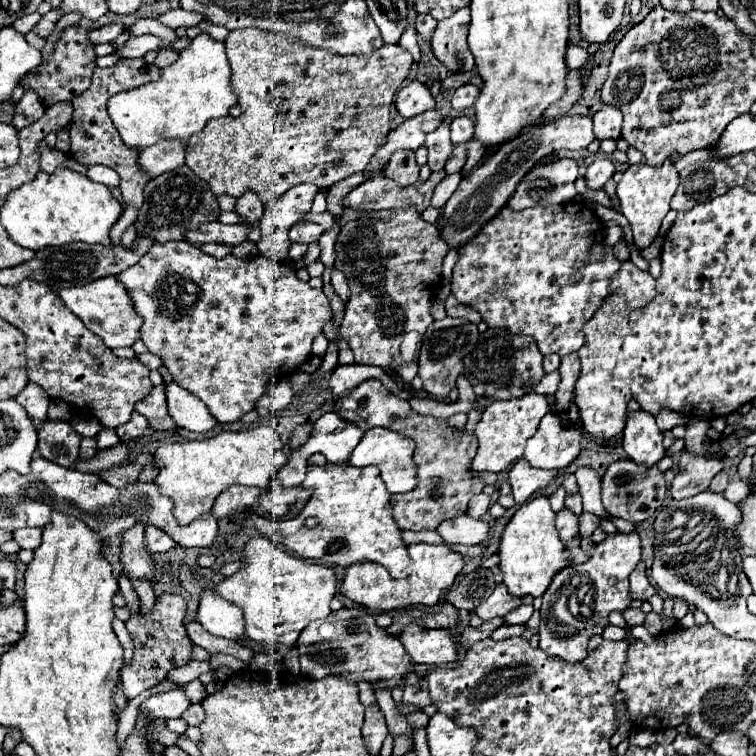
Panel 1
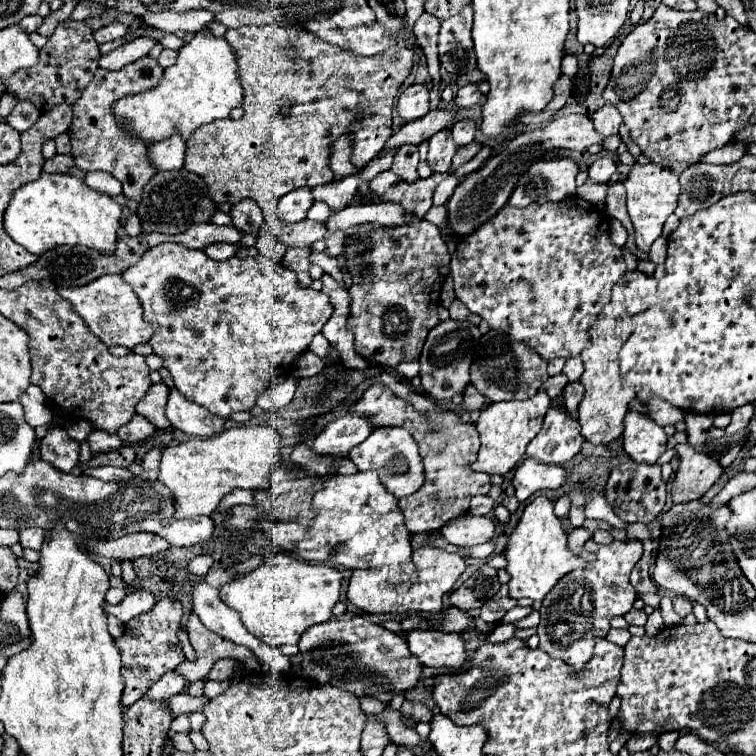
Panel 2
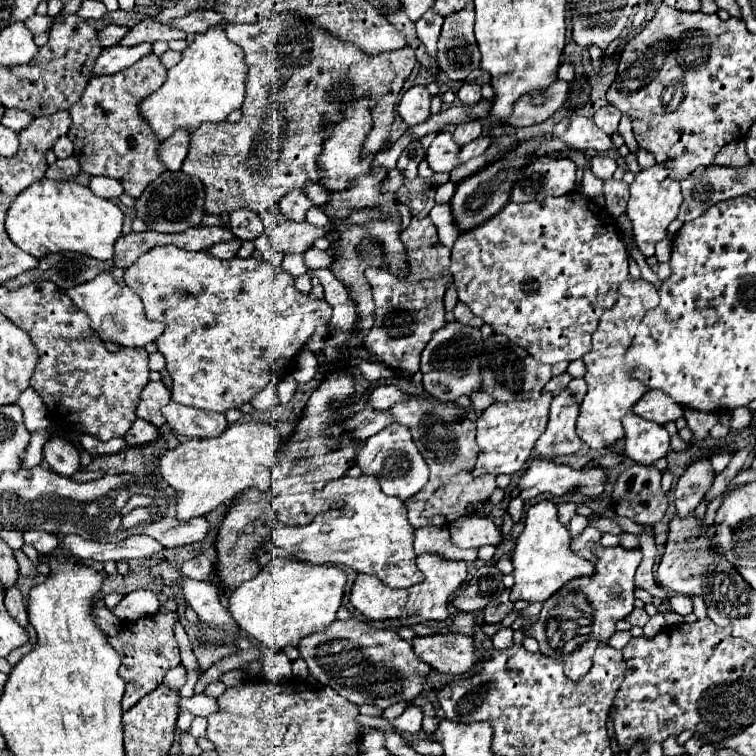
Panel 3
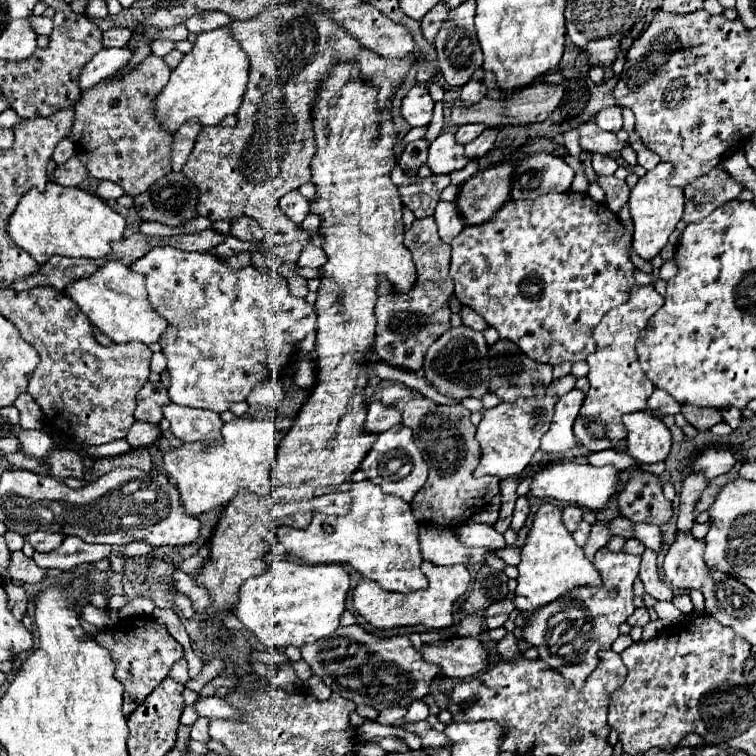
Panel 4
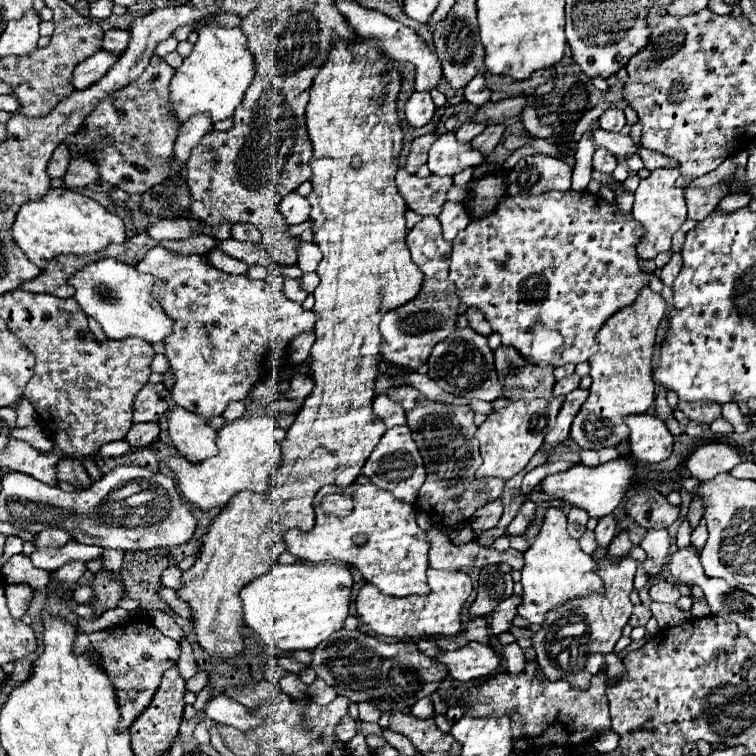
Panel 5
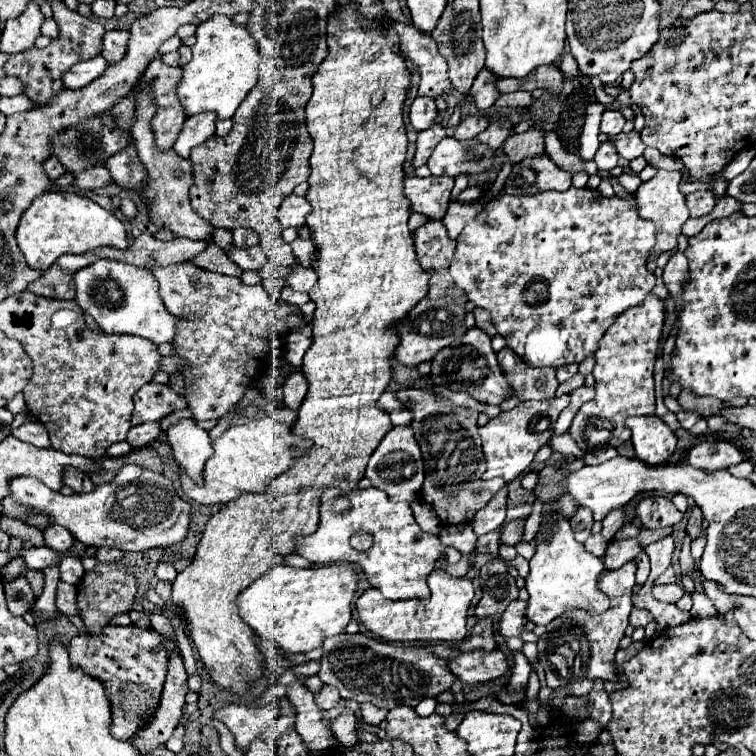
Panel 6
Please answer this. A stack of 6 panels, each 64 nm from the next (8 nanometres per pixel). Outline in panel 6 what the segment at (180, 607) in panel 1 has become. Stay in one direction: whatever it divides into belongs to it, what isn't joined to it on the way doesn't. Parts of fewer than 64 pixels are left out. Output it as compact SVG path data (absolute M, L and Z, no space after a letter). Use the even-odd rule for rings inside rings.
M106 626L102 634L78 634L72 638L68 656L72 666L80 666L88 676L104 684L112 708L110 734L118 740L132 742L136 732L144 728L152 712L156 712L156 704L160 704L168 672L168 654L160 634L154 630L140 630L138 626Z

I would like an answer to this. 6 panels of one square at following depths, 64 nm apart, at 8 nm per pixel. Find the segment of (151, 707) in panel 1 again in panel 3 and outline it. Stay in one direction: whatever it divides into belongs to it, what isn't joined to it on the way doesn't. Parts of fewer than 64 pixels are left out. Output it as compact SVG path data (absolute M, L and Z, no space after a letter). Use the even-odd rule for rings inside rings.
M196 694L192 698L182 698L180 710L188 710L194 716L210 716L212 712L218 712L218 702L206 694Z

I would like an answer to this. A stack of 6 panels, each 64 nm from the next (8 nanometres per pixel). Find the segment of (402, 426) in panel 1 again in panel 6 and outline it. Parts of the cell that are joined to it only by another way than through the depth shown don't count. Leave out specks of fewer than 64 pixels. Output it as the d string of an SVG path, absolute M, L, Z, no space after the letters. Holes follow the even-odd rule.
M400 390L398 398L404 400L406 408L412 408L414 422L412 430L416 442L422 448L424 464L426 464L426 480L422 486L422 500L430 504L440 522L444 526L452 524L466 524L474 518L474 514L488 504L488 500L506 484L500 478L482 480L480 474L484 472L484 452L482 440L478 436L478 412L470 408L454 408L446 406L444 398L436 396L432 390ZM450 420L450 426L444 424ZM452 426L456 430L452 430Z

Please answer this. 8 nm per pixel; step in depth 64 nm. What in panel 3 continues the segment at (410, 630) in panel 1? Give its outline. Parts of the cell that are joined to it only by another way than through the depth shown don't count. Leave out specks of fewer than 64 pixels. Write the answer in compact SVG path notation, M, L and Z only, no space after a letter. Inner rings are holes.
M436 634L428 638L414 638L412 646L420 660L444 674L466 674L478 662L474 640L462 634Z

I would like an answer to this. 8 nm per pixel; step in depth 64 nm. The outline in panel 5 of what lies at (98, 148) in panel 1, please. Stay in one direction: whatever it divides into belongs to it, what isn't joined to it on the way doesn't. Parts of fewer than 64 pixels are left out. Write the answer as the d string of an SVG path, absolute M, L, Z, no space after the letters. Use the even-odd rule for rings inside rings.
M152 56L140 78L130 82L126 88L112 92L84 120L86 128L104 128L112 136L112 144L92 152L88 158L100 168L102 180L128 194L144 194L168 176L168 162L172 160L172 146L180 128L172 116L172 104L168 104L168 86L174 72L176 70L170 68L162 58Z

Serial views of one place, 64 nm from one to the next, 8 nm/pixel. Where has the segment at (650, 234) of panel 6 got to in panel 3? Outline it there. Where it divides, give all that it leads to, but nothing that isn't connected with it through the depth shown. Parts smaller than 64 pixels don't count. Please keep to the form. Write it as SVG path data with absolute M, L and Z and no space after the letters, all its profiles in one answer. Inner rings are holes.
M570 192L568 196L560 196L560 198L546 196L540 202L528 202L528 204L508 202L494 218L486 220L478 228L462 232L458 236L458 240L454 242L450 274L454 278L458 300L464 302L464 304L468 304L470 310L476 316L480 316L486 324L490 324L496 334L508 336L514 344L518 344L520 348L524 348L530 356L536 356L536 360L540 360L544 364L558 364L562 360L568 360L568 362L578 360L578 358L582 358L584 354L588 354L592 350L592 332L596 330L602 312L608 310L608 308L612 308L618 302L618 298L620 298L618 286L630 278L630 274L628 274L628 252L626 252L626 246L620 240L618 232L620 232L618 230L618 222L614 222L612 216L606 214L604 208L600 208L592 198L584 196L582 192Z

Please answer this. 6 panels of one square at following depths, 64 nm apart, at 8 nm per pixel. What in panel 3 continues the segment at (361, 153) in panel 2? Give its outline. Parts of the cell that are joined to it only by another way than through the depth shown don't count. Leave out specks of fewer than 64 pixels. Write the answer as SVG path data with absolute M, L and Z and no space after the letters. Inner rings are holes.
M276 14L276 16L270 16L268 20L254 22L254 24L226 24L226 36L228 40L232 40L244 50L246 64L248 64L242 120L236 124L230 124L230 122L202 124L198 130L194 130L190 138L190 152L182 164L182 170L188 176L196 176L202 180L206 188L204 214L222 216L222 214L232 214L234 210L240 210L240 208L254 210L262 218L264 234L268 236L274 250L282 254L302 254L312 246L316 238L324 236L326 230L306 222L302 224L290 222L280 212L278 200L296 188L306 188L310 184L316 184L320 178L318 156L326 136L324 120L336 120L340 116L340 104L336 96L330 92L342 80L348 80L356 96L364 92L372 94L370 102L372 102L374 128L364 142L364 152L374 154L382 148L382 144L390 136L390 126L394 120L392 110L394 110L396 98L400 96L400 90L416 64L414 50L408 46L396 52L382 52L376 56L368 56L358 46L336 40L336 36L320 28L320 24L316 24L314 20L304 20L304 16L292 16L292 14Z

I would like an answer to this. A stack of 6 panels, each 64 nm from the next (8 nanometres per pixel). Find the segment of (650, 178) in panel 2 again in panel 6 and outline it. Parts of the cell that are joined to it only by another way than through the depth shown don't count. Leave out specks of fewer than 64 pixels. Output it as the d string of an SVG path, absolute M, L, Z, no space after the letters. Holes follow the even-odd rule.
M658 170L658 174L652 180L642 182L638 192L636 192L640 216L646 218L646 220L652 220L654 226L656 226L656 232L658 232L656 248L654 248L650 260L654 260L654 258L658 258L658 254L674 250L678 246L678 236L680 236L680 230L682 230L682 224L690 218L688 208L684 204L684 194L680 192L680 180L682 180L680 172Z

